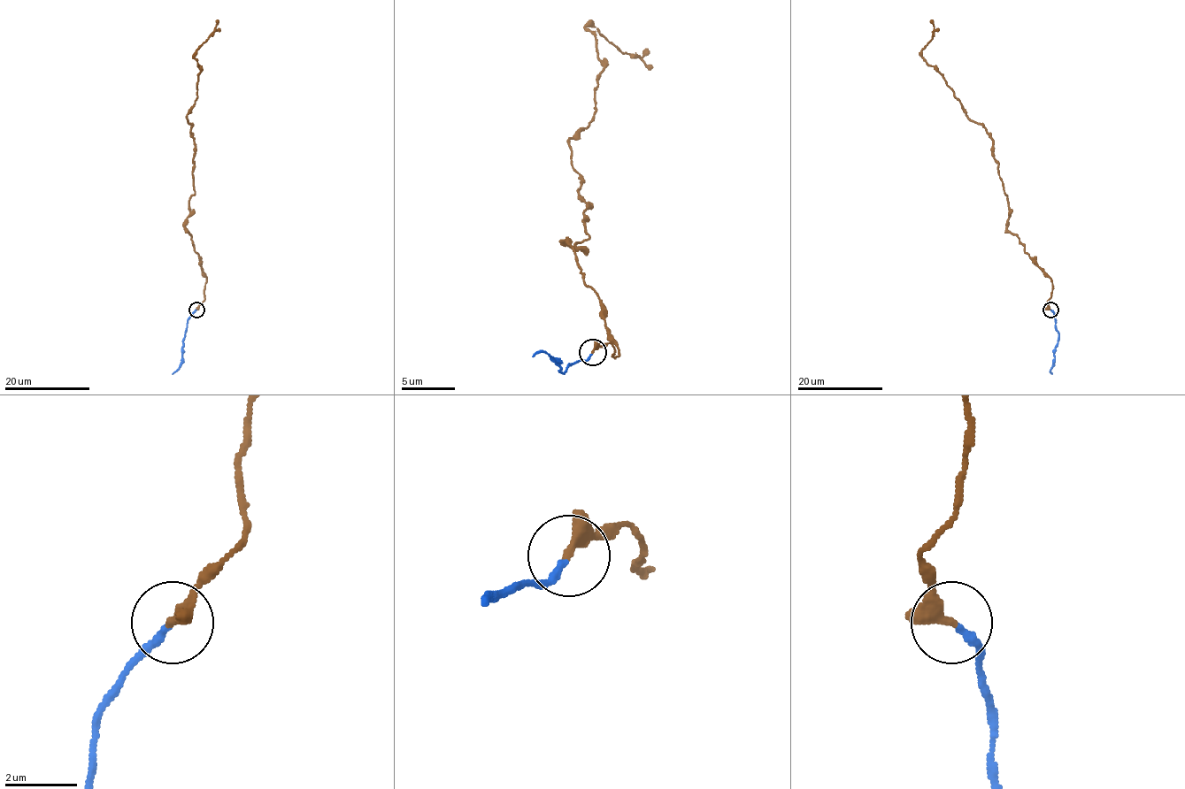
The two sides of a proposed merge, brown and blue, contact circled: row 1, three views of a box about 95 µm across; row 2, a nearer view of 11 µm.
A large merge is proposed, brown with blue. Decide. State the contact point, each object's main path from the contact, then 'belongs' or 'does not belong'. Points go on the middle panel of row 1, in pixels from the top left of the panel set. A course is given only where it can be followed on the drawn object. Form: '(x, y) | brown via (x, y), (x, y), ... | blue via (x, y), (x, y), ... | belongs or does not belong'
(593, 352) | brown via (592, 353), (619, 353), (565, 242), (589, 237), (570, 154), (603, 67), (587, 27), (621, 51), (646, 49) | blue via (592, 353), (584, 361), (570, 363), (562, 371), (557, 361), (557, 363), (546, 353), (533, 356) | belongs

